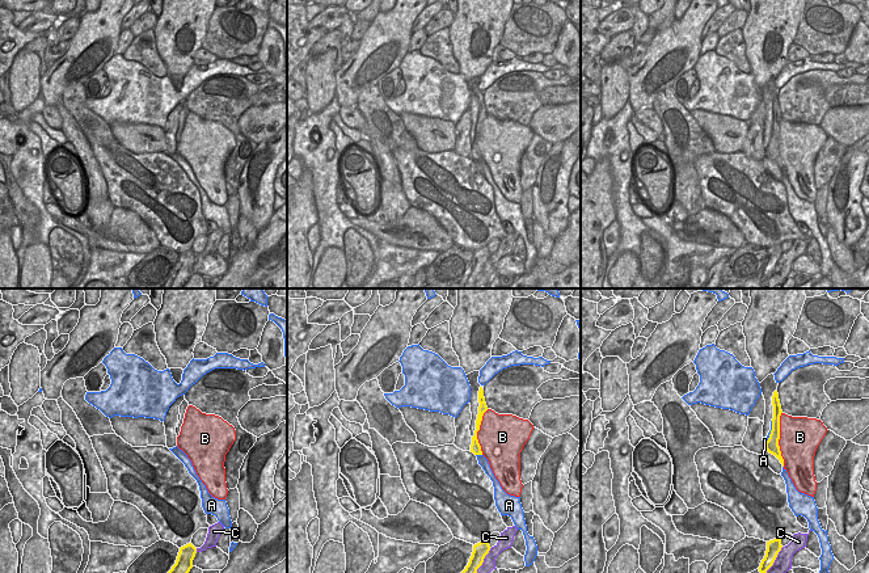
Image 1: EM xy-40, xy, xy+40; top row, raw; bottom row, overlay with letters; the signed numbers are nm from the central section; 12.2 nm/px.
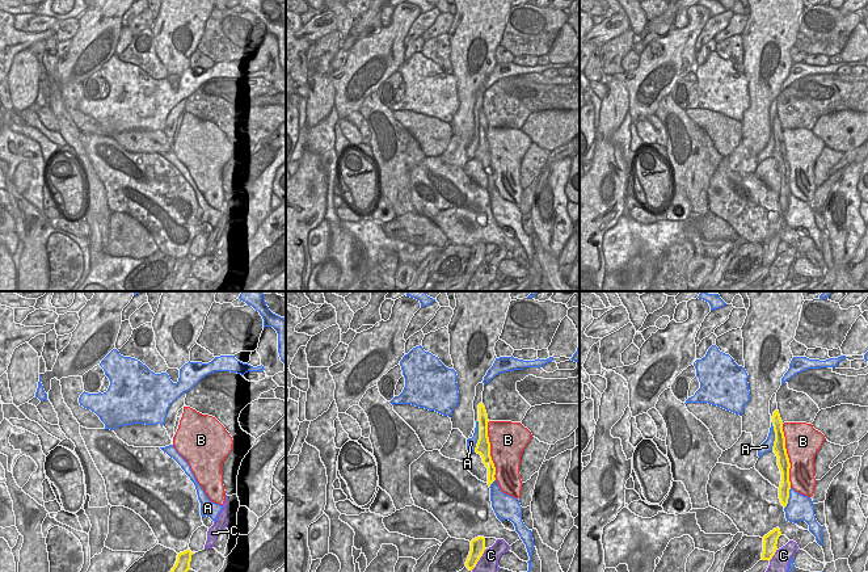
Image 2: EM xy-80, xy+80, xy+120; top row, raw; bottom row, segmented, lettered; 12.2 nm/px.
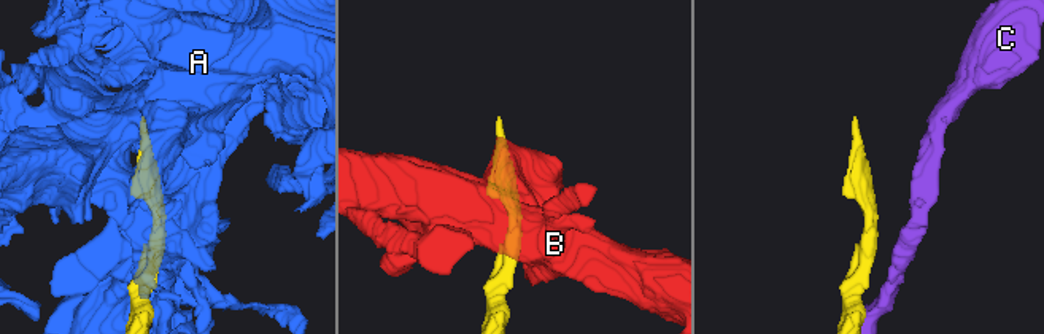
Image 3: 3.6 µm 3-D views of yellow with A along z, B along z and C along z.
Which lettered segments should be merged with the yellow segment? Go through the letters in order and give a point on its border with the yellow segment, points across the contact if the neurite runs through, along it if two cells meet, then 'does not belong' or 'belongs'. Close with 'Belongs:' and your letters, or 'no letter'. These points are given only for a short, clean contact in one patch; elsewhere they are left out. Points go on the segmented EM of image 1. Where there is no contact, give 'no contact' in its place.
A: meets yellow in xy at (479, 454); does not belong
B: meets yellow in xy+40 at (779, 438); does not belong
C: meets yellow in xy+40 at (775, 559); does not belong
Belongs: no letter

